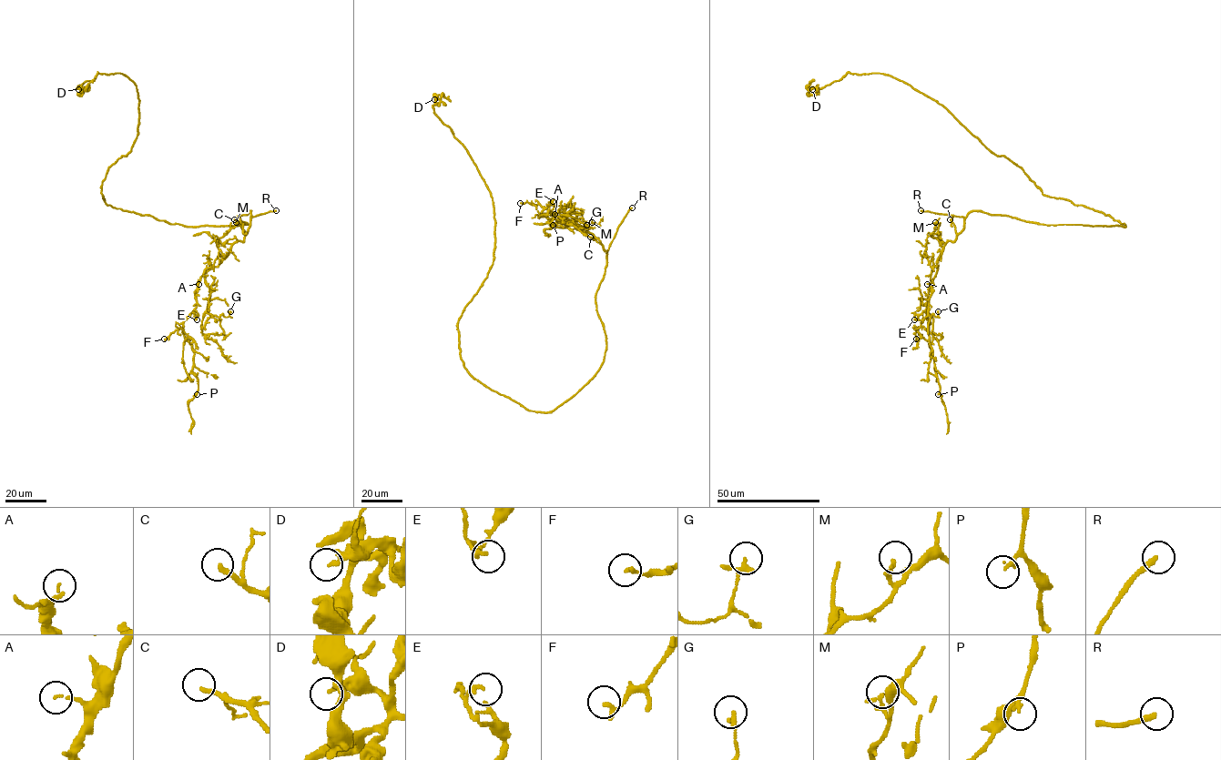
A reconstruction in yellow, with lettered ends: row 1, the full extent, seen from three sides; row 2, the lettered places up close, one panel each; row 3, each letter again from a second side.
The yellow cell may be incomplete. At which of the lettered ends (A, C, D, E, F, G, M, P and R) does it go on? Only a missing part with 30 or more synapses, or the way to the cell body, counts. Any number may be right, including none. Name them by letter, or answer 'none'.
C, R

